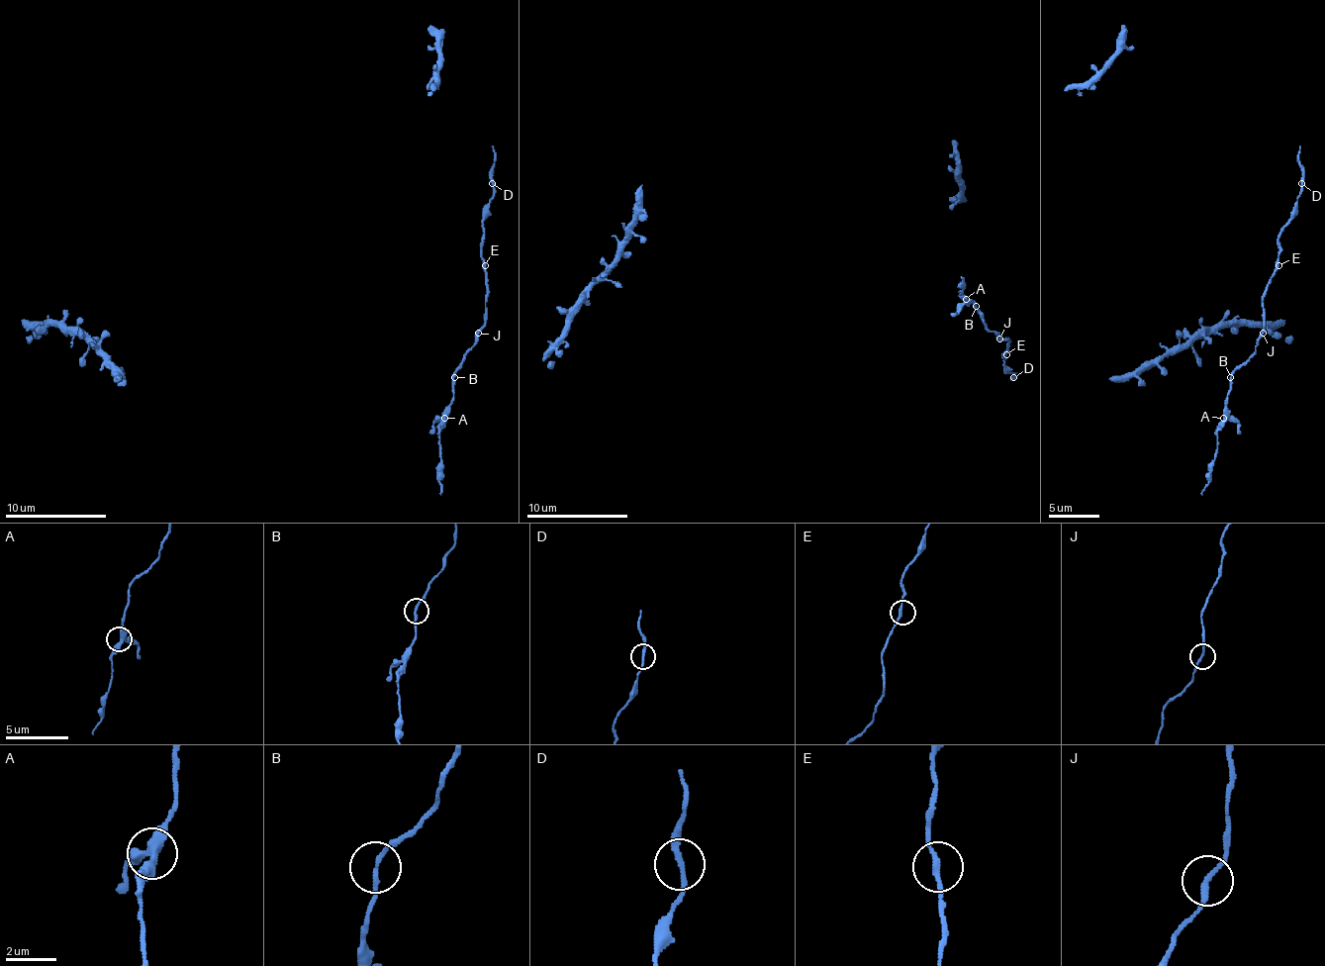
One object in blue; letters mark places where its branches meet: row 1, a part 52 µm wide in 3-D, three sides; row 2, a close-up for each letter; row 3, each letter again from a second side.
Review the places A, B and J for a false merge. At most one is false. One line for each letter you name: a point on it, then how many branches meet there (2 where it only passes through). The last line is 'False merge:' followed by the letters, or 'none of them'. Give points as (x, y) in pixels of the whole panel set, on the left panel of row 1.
False merge: none of them

